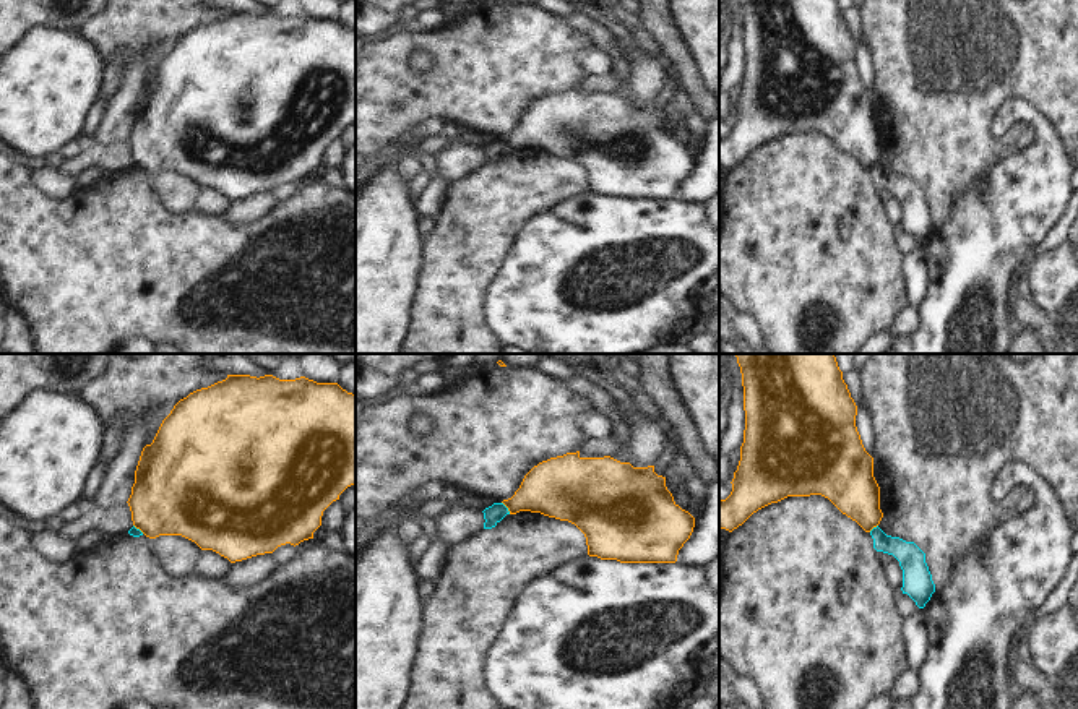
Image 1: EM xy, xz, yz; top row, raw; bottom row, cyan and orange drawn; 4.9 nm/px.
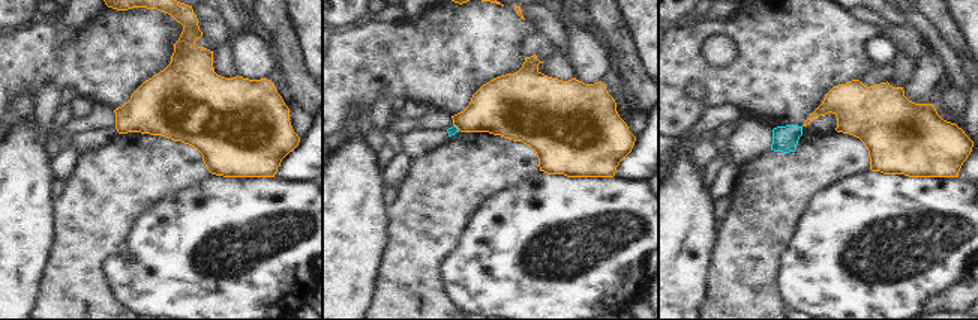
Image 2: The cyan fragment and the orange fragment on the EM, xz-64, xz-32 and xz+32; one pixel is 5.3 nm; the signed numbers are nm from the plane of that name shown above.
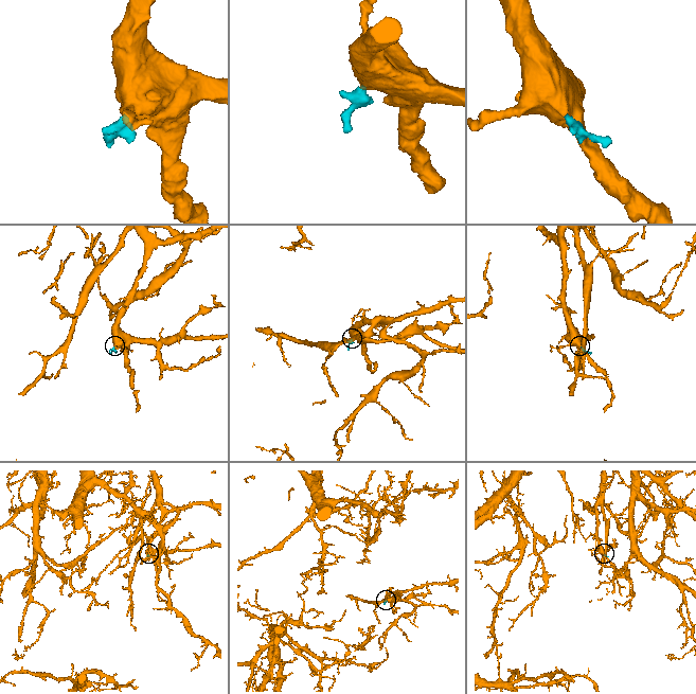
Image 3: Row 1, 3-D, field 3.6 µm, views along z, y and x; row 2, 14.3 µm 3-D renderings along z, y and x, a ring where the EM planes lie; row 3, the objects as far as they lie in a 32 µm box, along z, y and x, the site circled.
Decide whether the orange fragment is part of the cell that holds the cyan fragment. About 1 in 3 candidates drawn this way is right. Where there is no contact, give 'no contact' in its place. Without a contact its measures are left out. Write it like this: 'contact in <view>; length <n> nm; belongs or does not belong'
contact in xz; length 80 nm; does not belong

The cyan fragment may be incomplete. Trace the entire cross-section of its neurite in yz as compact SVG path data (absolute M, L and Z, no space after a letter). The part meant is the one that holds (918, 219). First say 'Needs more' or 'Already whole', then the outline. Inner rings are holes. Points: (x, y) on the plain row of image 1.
Already whole. M878 162L870 167L873 185L893 191L903 206L903 230L908 230L919 245L924 245L935 229L925 190L914 180L886 172Z

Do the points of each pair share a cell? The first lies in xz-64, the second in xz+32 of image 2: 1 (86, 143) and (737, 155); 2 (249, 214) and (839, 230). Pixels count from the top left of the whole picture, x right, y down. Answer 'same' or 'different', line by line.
1: same
2: same

